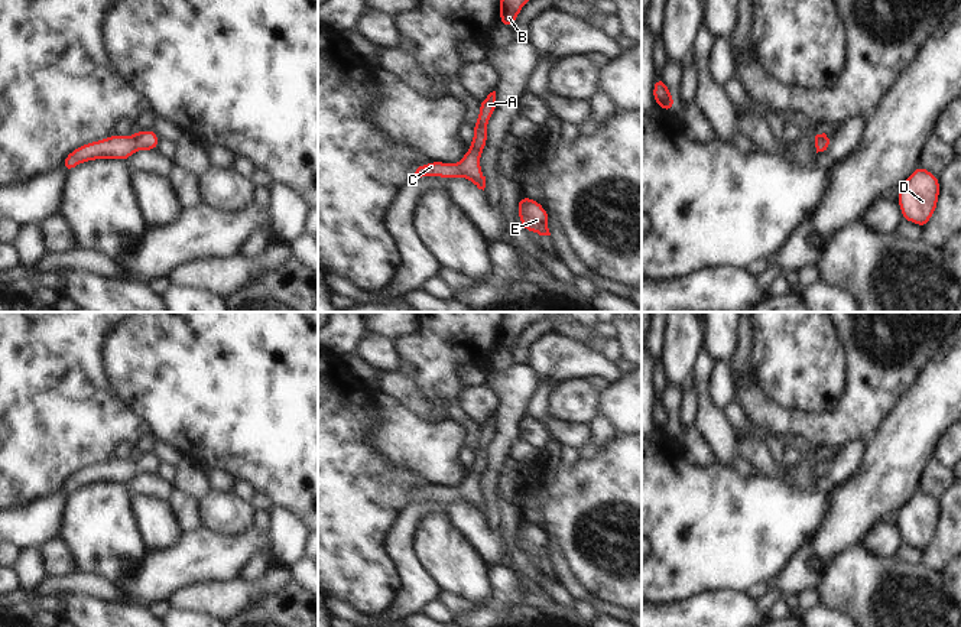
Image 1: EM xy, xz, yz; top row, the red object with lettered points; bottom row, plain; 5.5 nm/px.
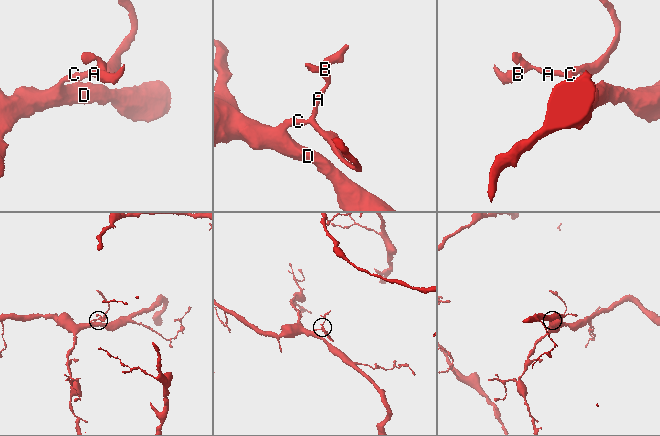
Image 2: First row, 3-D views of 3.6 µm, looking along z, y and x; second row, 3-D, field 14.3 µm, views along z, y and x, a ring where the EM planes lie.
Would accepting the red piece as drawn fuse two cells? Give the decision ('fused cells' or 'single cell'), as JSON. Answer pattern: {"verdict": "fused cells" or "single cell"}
{"verdict": "single cell"}

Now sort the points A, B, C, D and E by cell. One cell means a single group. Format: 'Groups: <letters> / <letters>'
Groups: A B C D E.

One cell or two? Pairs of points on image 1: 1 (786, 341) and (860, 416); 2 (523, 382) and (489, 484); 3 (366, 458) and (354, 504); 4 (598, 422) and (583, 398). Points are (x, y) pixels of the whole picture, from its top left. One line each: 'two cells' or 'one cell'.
1: two cells
2: one cell
3: one cell
4: two cells

